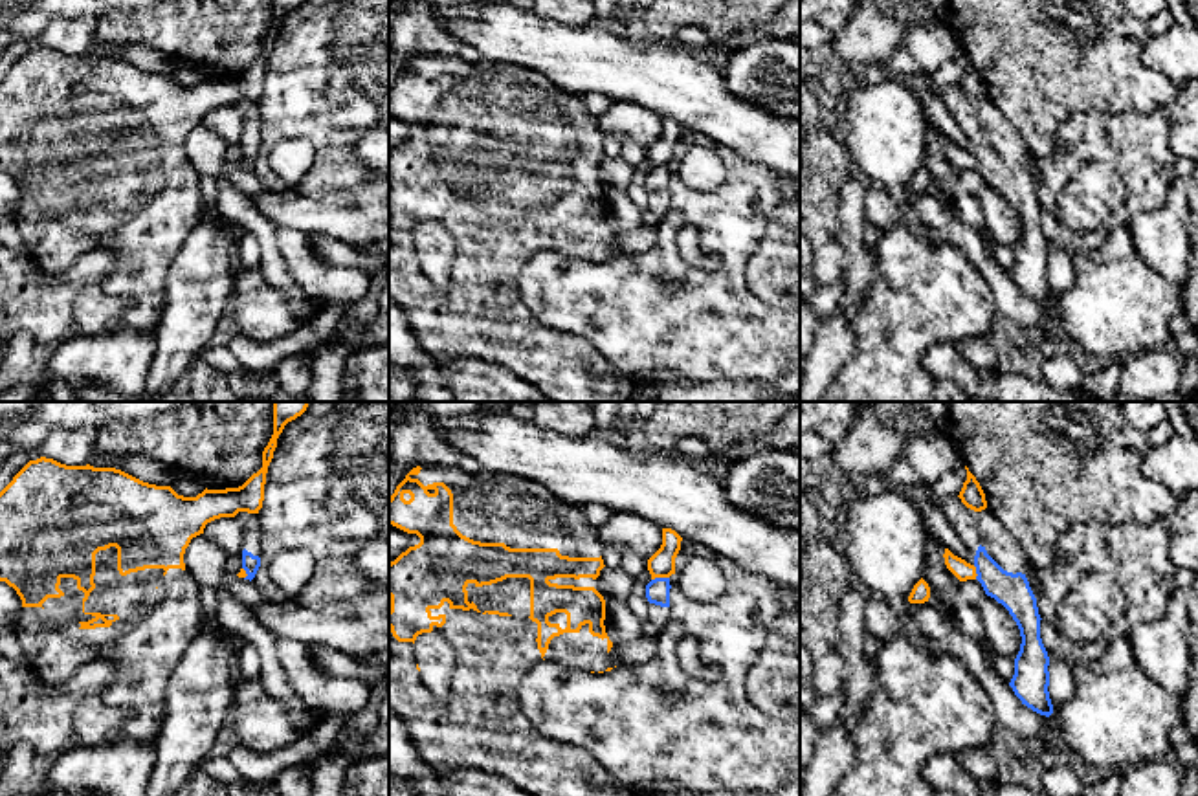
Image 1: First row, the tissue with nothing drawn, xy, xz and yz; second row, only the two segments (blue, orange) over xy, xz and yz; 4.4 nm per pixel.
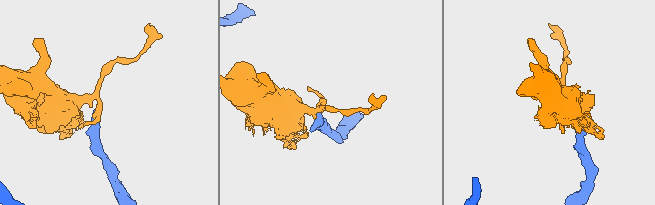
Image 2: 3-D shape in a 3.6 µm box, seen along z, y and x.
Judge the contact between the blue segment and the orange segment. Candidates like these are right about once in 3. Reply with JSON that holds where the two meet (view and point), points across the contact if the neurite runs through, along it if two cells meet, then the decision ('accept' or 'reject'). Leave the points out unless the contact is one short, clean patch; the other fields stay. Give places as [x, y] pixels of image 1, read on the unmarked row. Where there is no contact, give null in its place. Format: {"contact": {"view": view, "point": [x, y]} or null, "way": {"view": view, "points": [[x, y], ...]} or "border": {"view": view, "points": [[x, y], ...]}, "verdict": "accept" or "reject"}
{"contact": {"view": "xz", "point": [659, 167]}, "border": {"view": "xz", "points": [[668, 165], [652, 169]]}, "verdict": "reject"}

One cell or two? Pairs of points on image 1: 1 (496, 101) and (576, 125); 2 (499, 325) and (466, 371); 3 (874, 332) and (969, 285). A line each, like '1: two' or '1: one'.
1: one
2: two
3: one

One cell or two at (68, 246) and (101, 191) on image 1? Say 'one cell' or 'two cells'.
one cell

